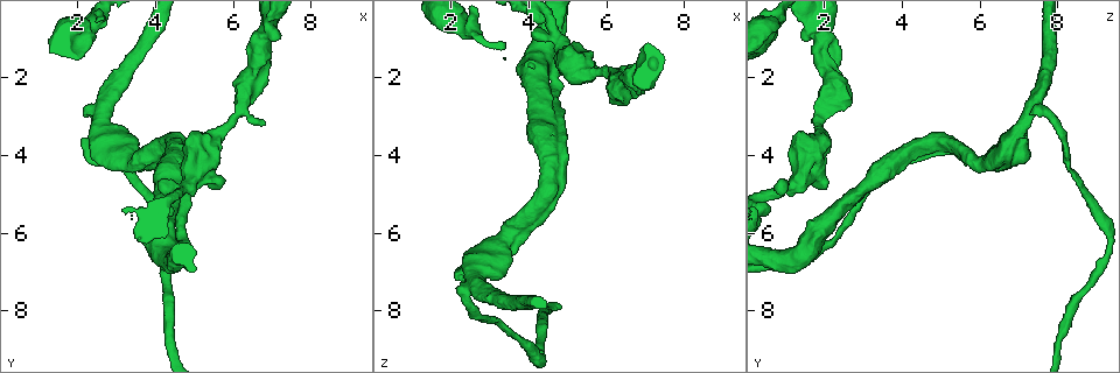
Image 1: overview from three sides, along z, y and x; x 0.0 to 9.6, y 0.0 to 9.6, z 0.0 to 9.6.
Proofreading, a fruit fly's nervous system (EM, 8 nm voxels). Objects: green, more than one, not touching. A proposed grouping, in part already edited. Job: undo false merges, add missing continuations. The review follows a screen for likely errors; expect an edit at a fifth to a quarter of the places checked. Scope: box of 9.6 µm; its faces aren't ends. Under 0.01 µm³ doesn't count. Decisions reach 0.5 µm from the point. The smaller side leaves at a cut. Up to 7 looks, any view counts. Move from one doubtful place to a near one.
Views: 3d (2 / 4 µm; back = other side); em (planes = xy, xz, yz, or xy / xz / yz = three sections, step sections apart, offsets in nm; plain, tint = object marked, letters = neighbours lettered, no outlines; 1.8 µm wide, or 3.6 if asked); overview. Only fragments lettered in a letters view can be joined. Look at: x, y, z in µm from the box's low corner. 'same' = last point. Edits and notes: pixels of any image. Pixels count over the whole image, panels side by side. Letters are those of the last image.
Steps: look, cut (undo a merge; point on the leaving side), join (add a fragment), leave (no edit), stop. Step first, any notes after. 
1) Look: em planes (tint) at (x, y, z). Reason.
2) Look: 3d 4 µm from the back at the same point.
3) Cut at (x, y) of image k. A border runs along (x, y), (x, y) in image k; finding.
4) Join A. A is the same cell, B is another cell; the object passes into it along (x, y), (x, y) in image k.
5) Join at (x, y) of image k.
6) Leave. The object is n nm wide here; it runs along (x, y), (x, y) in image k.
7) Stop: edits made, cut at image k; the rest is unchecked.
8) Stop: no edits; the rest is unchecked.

Look: 3d 4 µm at (2.30, 0.70, 0.70). Sudden change in width.

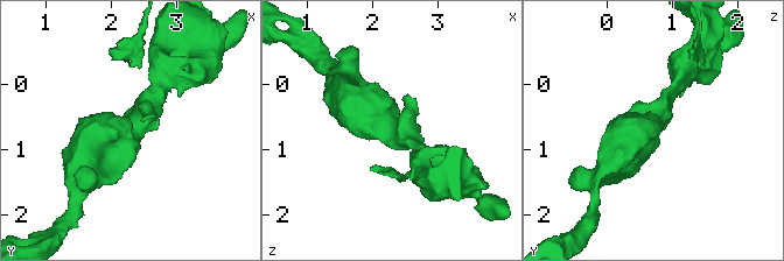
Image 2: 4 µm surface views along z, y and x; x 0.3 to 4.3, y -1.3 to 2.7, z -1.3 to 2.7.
Look: em planes (letters) at (2.30, 0.70, 0.65).

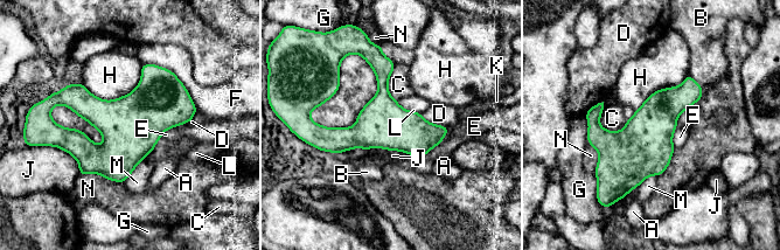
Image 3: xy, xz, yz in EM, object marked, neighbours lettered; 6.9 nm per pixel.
Leave. The longest contact is with F, 500 nm; A, B, C, D, E, F, G, H, J, K, L, M and N are other cells; a border runs along (396, 101), (403, 108), (420, 113) in image 3; all the same neuron.

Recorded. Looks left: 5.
Look: em 3.6 µm xy step 4 (tint) at (5.55, 3.70, 1.75). A narrow waist.

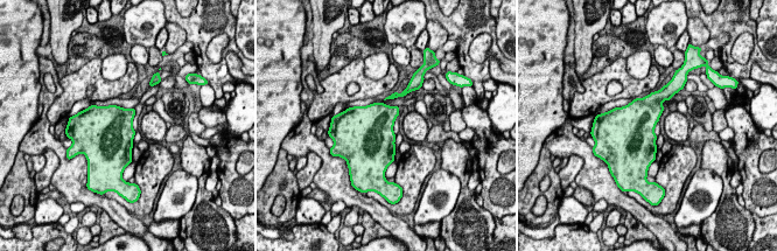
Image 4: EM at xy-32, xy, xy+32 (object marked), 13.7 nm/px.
Look: em 3.6 µm xy step 4 (letters) at the same point.

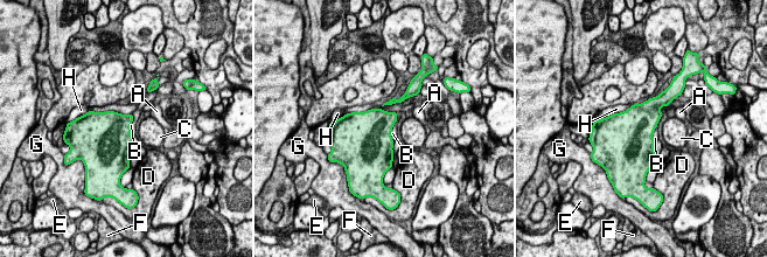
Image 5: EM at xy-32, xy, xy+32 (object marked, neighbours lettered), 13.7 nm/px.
Leave. The longest contact is with H, 750 nm; A, B, C, D, E, F, G and H are other cells; continuous, no second neuron.

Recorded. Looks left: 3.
Look: em planes (letters) at (4.65, 4.95, 0.85). Abrupt turn.

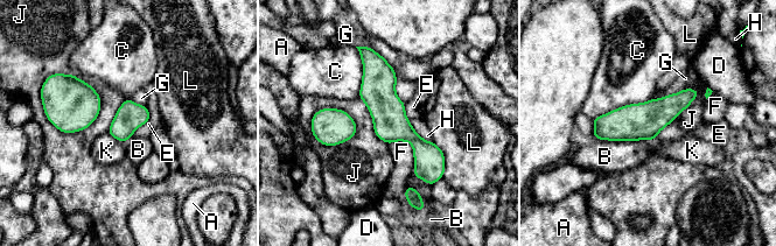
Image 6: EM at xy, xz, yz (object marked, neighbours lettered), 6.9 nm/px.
Leave. The longest contact is with C, 440 nm; A, B, C, D, E, F, G, H, J, K and L are other cells; a border runs along (672, 120), (655, 139) in image 6; one neuron here.

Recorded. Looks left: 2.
Stop: no edits; the rest is unchecked.

